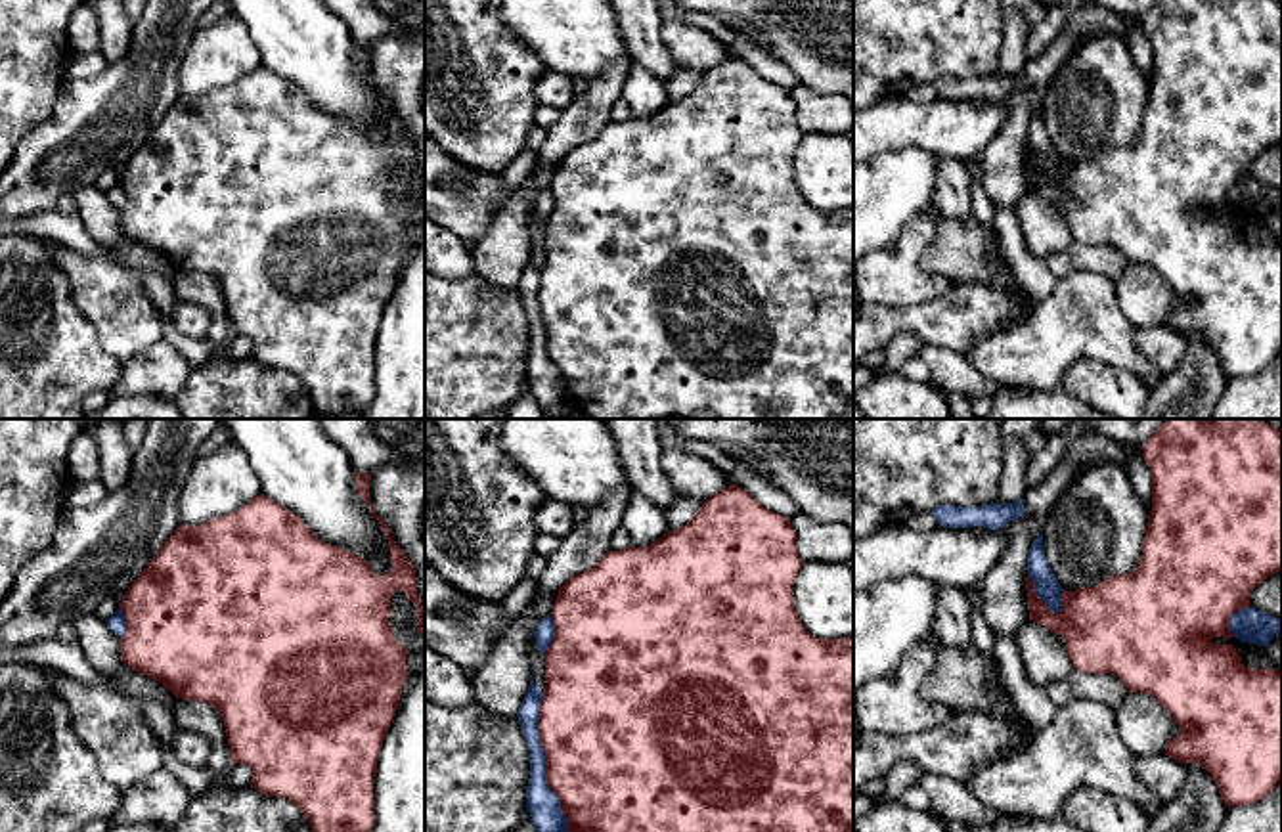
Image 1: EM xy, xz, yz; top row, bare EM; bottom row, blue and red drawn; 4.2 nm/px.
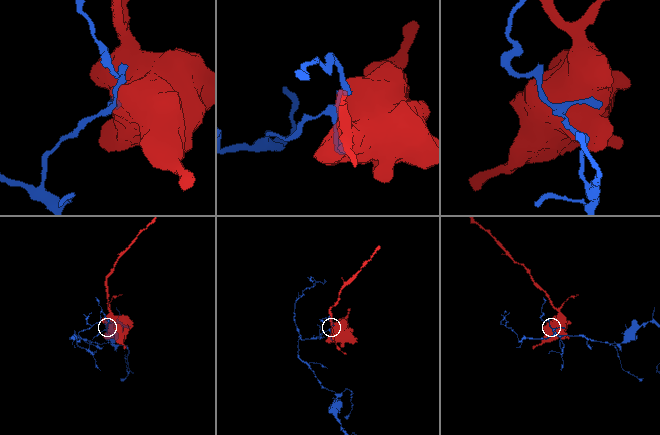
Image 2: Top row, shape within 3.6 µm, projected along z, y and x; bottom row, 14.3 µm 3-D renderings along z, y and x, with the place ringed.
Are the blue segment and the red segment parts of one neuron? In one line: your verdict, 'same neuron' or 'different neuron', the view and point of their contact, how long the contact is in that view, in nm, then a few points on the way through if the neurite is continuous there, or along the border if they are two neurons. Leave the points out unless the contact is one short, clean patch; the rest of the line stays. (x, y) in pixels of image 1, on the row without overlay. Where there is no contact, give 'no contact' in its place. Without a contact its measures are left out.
different neuron | xz (544, 335) | 600 nm

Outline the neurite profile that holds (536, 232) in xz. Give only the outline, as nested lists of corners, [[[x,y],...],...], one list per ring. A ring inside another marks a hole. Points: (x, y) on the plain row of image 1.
[[[536,210],[530,212],[528,239],[534,249],[534,258],[545,262],[545,226],[540,224]]]

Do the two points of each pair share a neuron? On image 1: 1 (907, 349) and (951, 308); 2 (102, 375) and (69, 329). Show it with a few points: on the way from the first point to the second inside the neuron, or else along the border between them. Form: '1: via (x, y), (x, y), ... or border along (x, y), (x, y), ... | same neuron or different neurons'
1: border along (923, 343), (913, 333), (900, 331), (881, 350) | different neurons
2: via (90, 364), (69, 341) | same neuron

